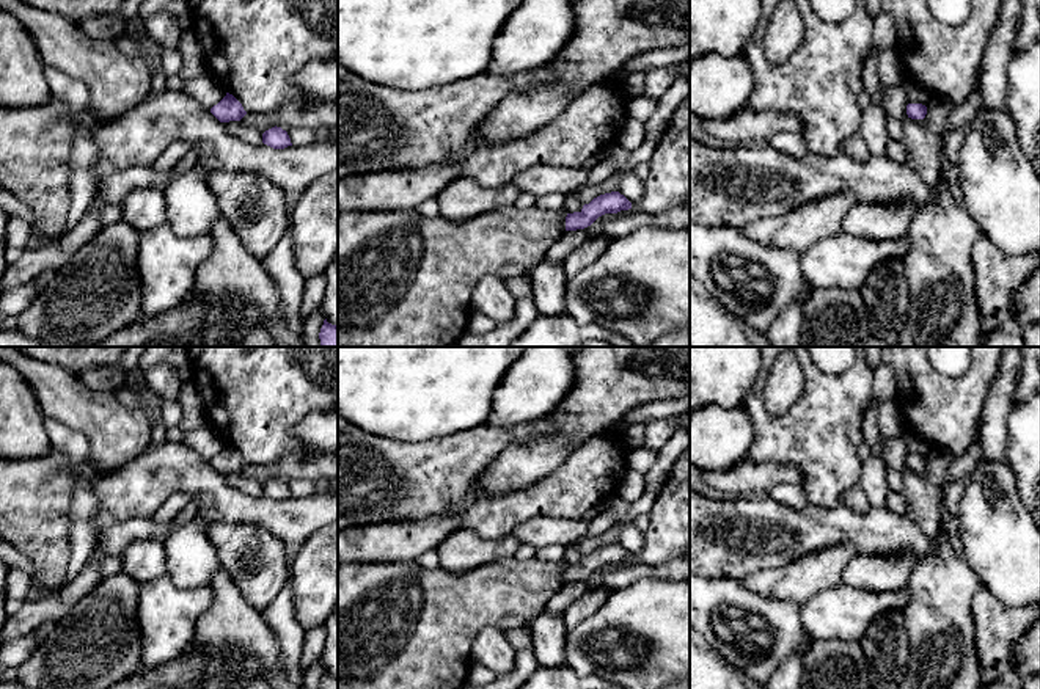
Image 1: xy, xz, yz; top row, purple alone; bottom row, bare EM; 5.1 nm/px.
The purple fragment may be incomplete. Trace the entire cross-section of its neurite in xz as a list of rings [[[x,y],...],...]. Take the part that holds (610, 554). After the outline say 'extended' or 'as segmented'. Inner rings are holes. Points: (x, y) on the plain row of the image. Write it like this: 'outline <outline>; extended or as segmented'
outline [[[611,543],[594,549],[580,563],[567,565],[566,582],[577,582],[591,578],[605,565],[617,565],[632,560],[632,554],[619,543]]]; as segmented

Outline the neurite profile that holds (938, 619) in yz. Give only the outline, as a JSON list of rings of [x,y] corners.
[[[969,474],[946,487],[935,551],[917,562],[906,585],[910,664],[899,689],[982,689],[971,609],[980,582],[960,541],[958,502],[968,483]]]

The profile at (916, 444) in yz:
[[[910,428],[905,432],[903,439],[905,439],[908,455],[927,457],[932,450],[936,449],[922,435],[919,435],[919,433],[916,433],[914,430],[910,430]]]

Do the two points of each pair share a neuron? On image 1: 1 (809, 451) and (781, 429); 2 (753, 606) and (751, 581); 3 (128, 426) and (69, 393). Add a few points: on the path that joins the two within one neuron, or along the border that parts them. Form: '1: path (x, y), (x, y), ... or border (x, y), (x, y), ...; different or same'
1: path (803, 444), (787, 435); same
2: border (736, 579), (743, 587), (762, 595), (787, 600); different
3: path (113, 426), (84, 407); same

